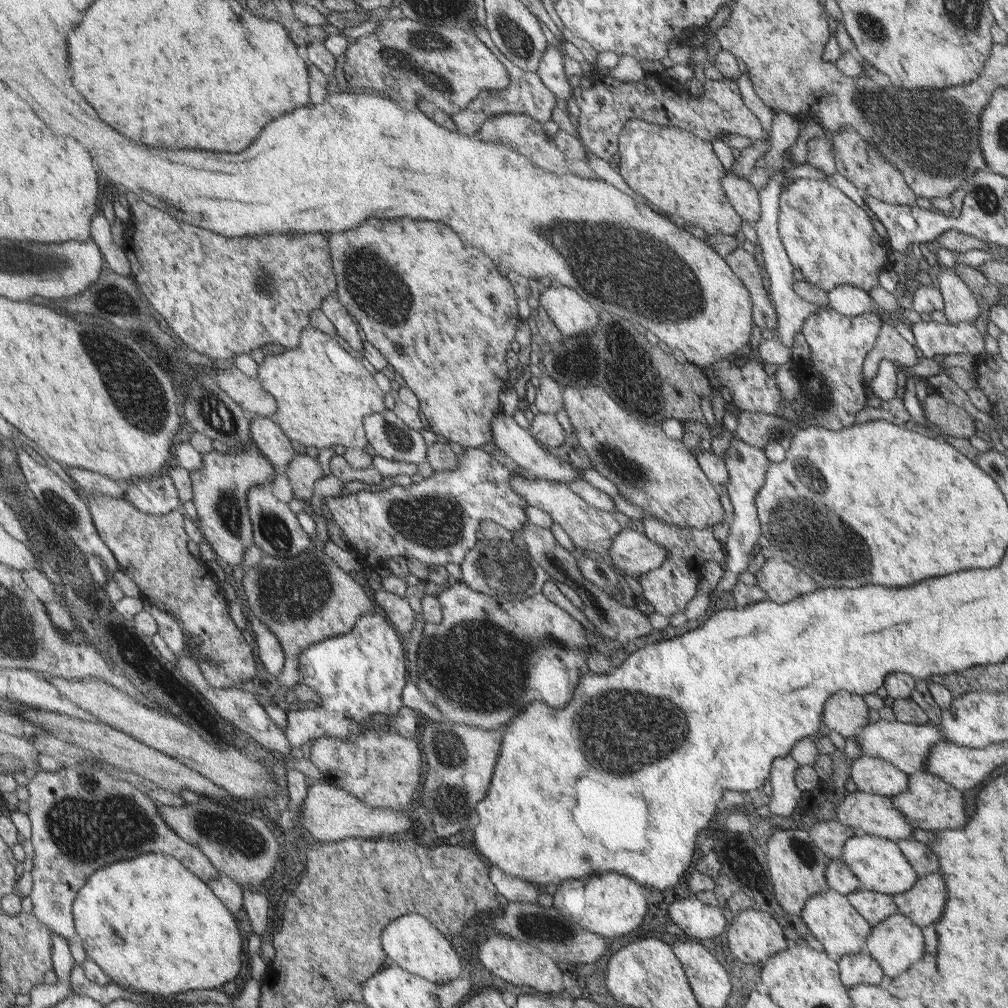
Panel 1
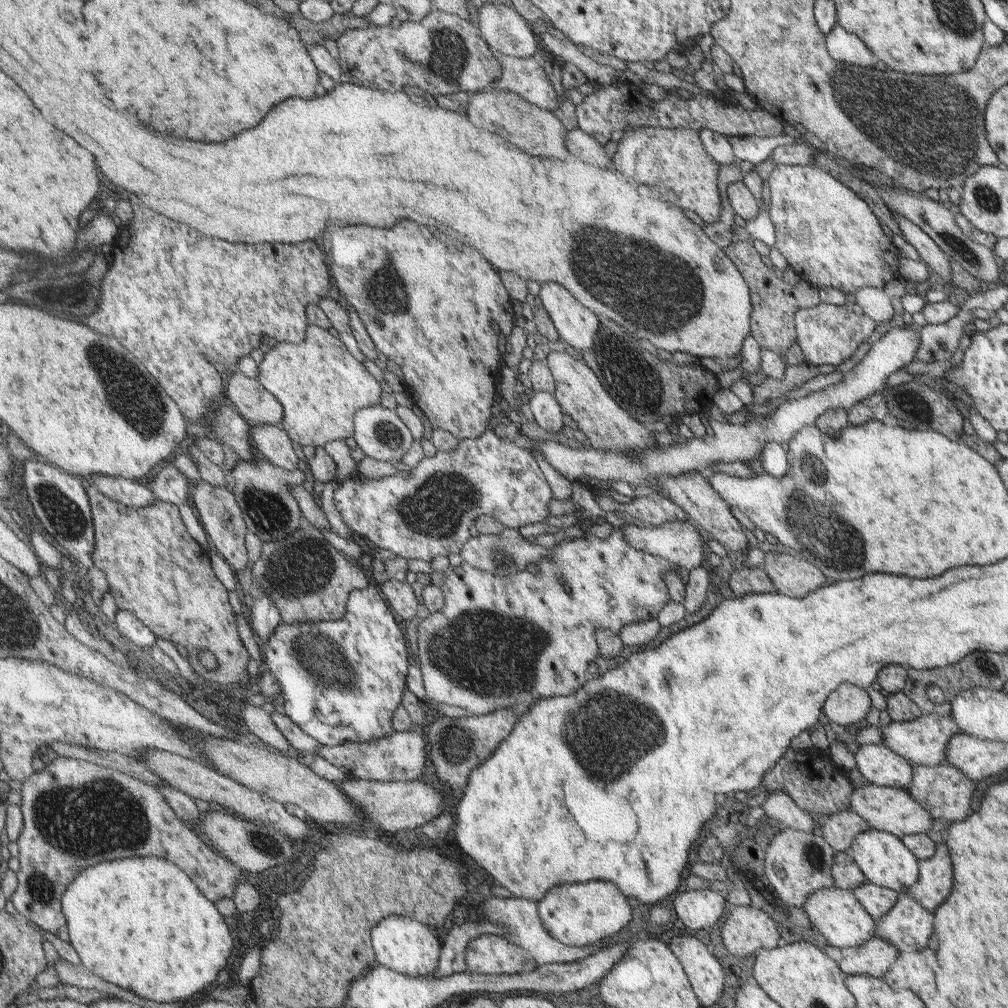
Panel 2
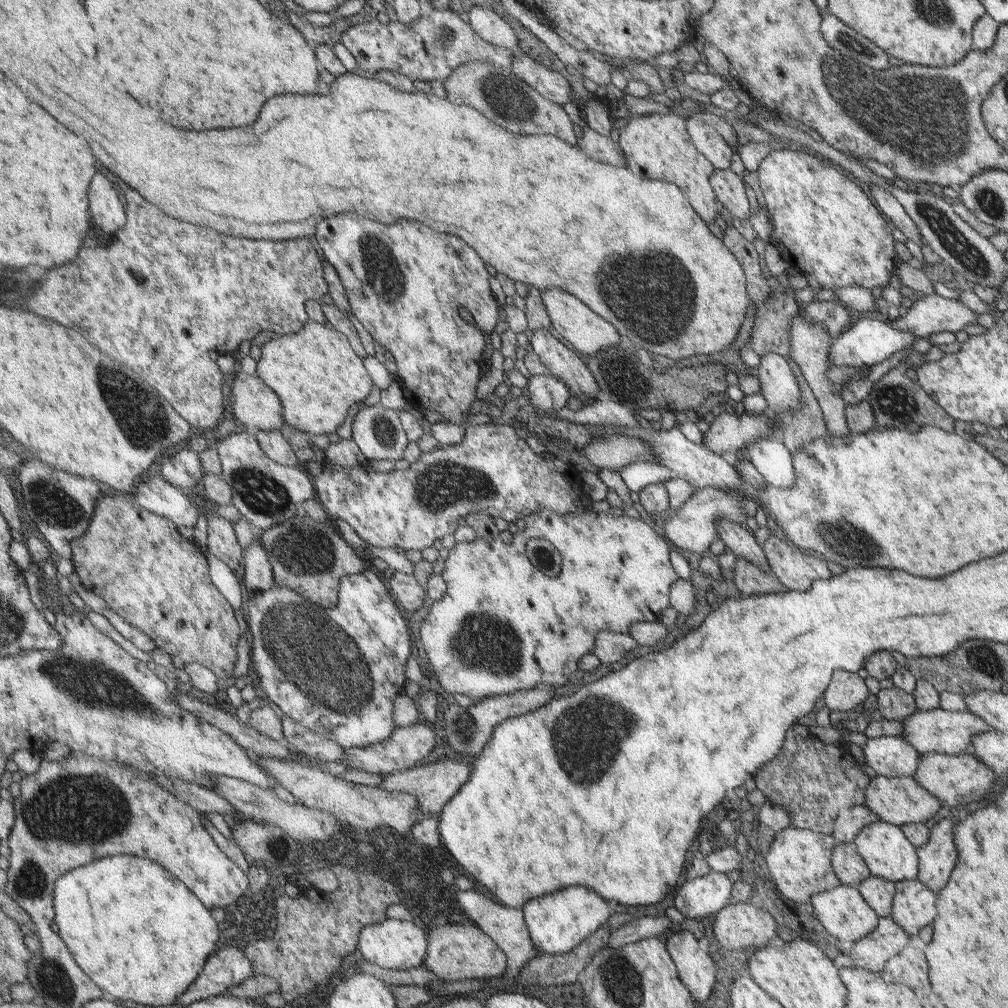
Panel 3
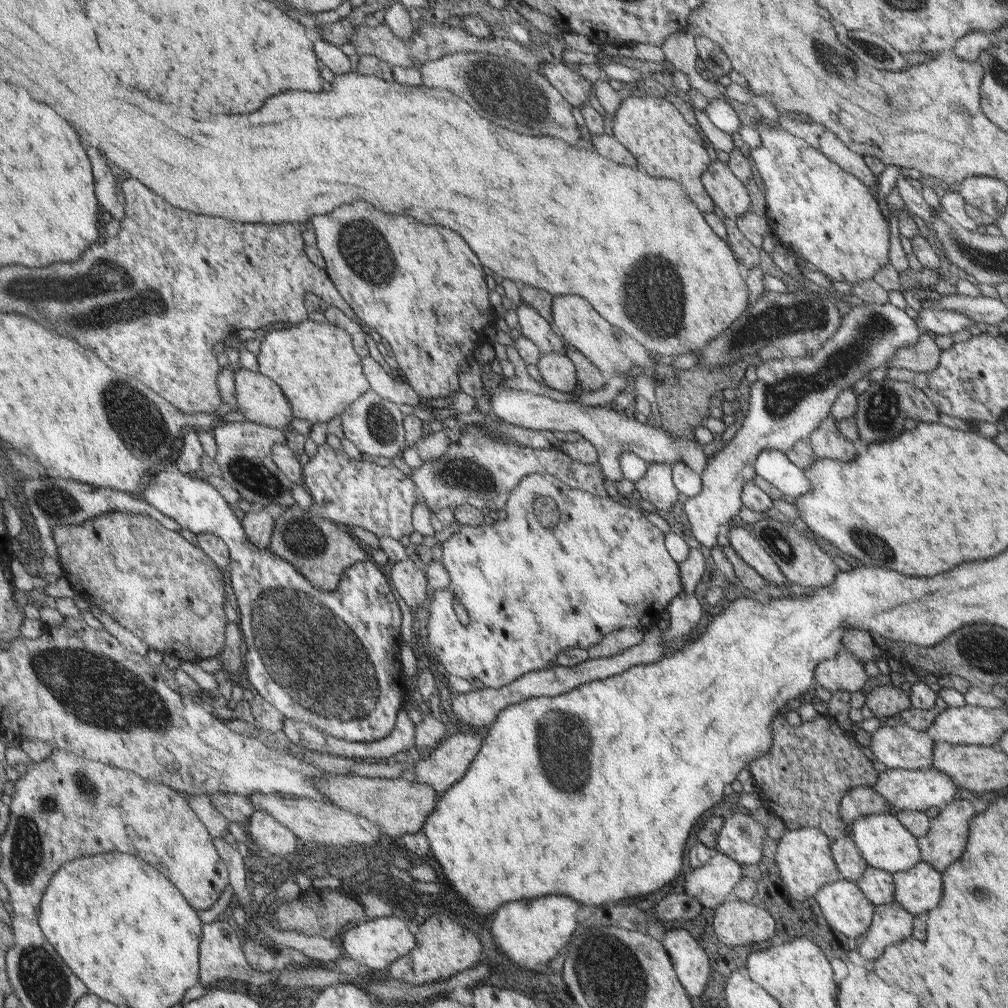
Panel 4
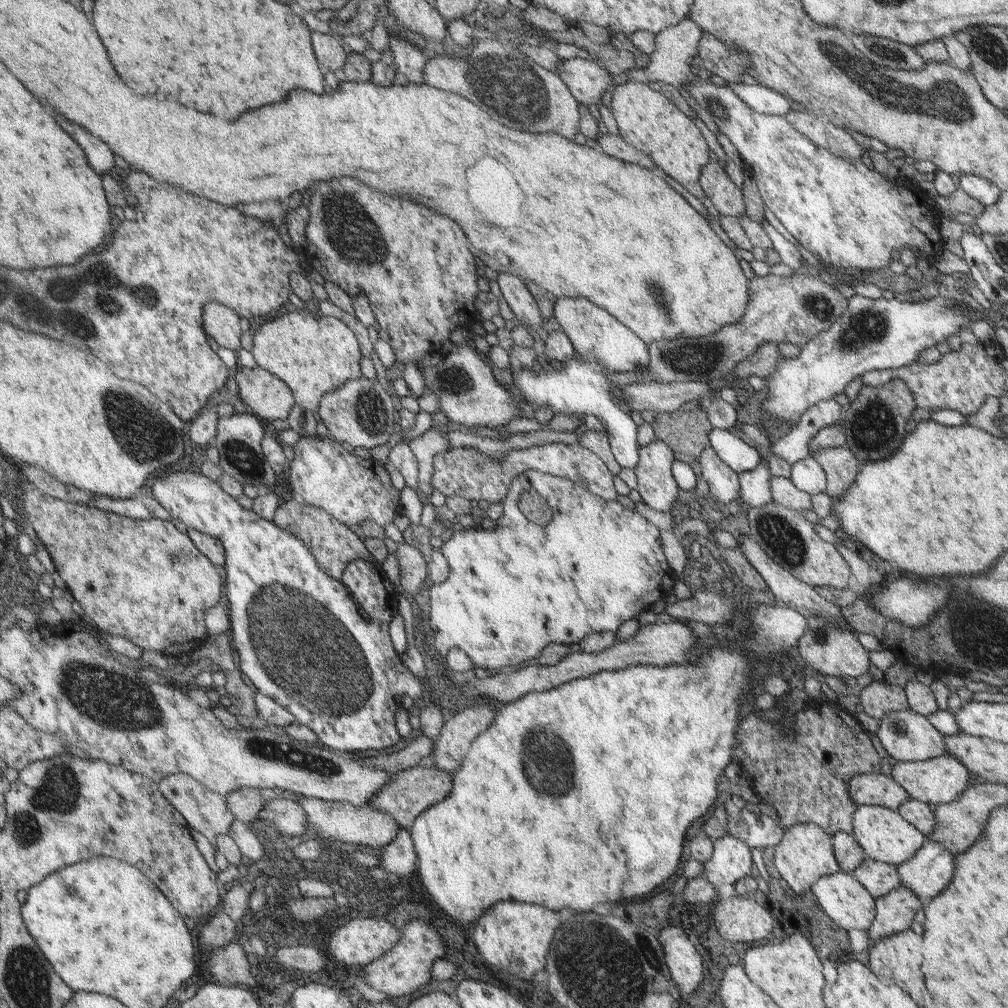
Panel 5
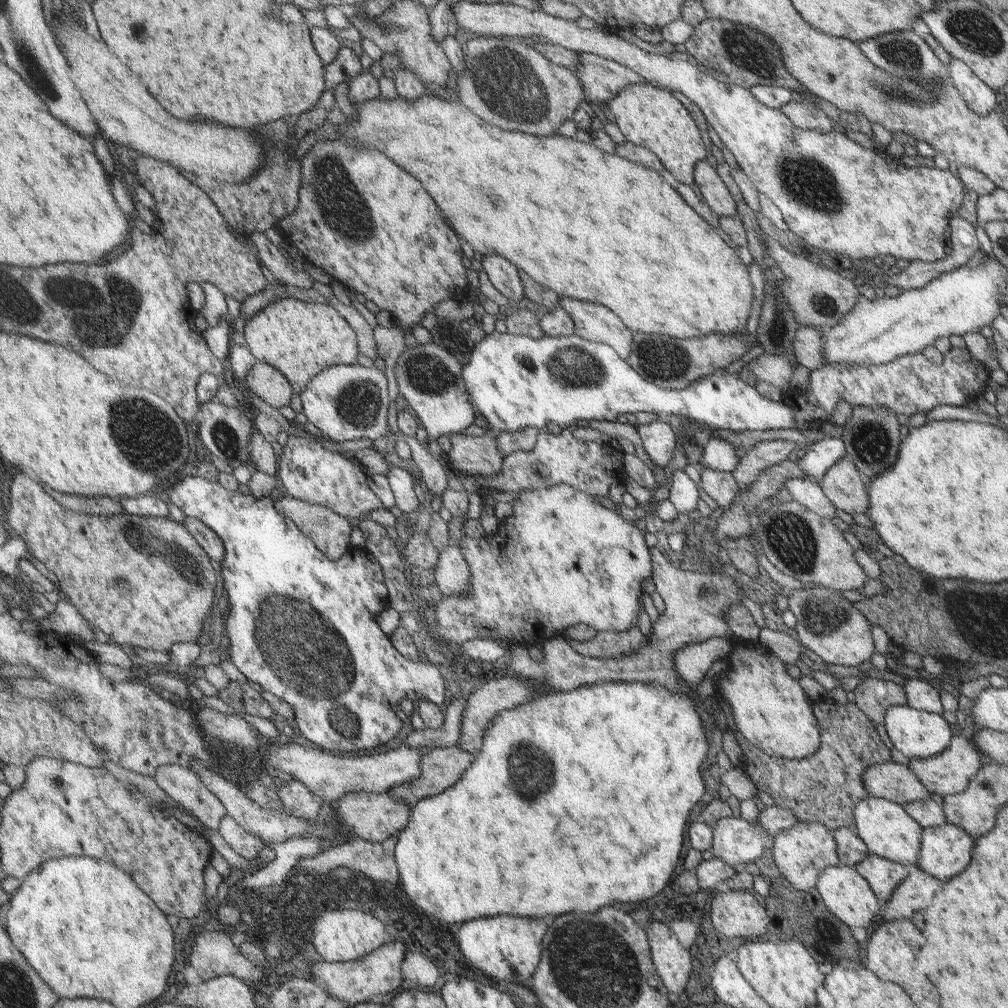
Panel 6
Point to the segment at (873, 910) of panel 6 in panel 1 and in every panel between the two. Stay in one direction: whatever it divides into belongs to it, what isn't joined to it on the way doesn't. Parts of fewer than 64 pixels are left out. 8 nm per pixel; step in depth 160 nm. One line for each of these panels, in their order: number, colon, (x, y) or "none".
1: (828, 917)
2: (835, 913)
3: (842, 912)
4: (845, 909)
5: (840, 896)

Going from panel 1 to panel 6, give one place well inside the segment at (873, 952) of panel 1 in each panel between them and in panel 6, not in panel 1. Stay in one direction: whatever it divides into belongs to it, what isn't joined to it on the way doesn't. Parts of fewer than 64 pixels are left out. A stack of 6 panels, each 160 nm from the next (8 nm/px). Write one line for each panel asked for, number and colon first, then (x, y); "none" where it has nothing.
2: (907, 926)
3: (914, 906)
4: (918, 890)
5: (927, 874)
6: (945, 850)

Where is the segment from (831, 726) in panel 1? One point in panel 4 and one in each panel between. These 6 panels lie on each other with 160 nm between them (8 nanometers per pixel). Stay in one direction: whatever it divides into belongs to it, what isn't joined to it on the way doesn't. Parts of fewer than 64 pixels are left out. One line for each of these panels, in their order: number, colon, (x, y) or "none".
2: (849, 705)
3: (846, 691)
4: (845, 674)

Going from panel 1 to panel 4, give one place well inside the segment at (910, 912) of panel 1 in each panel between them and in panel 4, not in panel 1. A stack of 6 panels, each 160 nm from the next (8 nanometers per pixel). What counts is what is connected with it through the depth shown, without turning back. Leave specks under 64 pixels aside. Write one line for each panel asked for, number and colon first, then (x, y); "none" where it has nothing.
2: (934, 874)
3: (936, 858)
4: (943, 844)

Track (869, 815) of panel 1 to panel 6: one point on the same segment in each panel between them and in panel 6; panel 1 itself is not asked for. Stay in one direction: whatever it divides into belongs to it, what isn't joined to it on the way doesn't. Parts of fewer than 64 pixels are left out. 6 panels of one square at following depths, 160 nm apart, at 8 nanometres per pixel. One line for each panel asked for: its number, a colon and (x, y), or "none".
2: (887, 809)
3: (900, 801)
4: (904, 790)
5: (940, 780)
6: (947, 773)

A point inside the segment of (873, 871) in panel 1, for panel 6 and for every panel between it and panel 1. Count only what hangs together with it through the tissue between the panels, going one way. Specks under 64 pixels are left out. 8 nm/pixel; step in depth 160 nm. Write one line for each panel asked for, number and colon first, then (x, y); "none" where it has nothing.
2: (884, 861)
3: (887, 854)
4: (884, 844)
5: (882, 834)
6: (887, 831)

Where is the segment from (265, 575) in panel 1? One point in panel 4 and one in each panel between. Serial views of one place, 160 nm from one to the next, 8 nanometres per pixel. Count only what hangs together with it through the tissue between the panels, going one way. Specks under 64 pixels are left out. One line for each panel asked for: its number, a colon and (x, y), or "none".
2: (308, 579)
3: (310, 558)
4: (322, 551)

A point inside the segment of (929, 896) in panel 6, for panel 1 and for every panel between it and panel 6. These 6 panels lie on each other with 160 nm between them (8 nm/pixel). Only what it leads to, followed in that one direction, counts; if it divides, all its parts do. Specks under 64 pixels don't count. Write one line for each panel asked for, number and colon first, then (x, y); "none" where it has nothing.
1: (861, 968)
2: (874, 957)
3: (871, 952)
4: (891, 923)
5: (895, 910)

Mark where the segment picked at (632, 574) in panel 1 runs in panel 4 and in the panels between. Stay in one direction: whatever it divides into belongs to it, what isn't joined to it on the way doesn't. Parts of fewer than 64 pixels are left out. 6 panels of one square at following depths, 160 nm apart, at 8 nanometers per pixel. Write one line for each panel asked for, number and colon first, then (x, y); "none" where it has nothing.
2: (679, 542)
3: (691, 527)
4: (789, 398)

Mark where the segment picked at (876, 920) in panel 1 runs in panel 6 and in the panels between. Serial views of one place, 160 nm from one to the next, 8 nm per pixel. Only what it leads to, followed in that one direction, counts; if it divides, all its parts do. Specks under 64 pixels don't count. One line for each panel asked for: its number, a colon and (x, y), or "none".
2: (875, 900)
3: (878, 893)
4: (877, 886)
5: (879, 879)
6: (883, 876)

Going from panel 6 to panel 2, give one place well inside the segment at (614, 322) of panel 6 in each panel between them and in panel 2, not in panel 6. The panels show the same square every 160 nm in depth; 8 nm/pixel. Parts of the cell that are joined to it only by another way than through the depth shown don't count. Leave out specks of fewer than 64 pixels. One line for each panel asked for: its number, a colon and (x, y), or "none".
2: (574, 324)
3: (585, 330)
4: (583, 328)
5: (591, 330)

